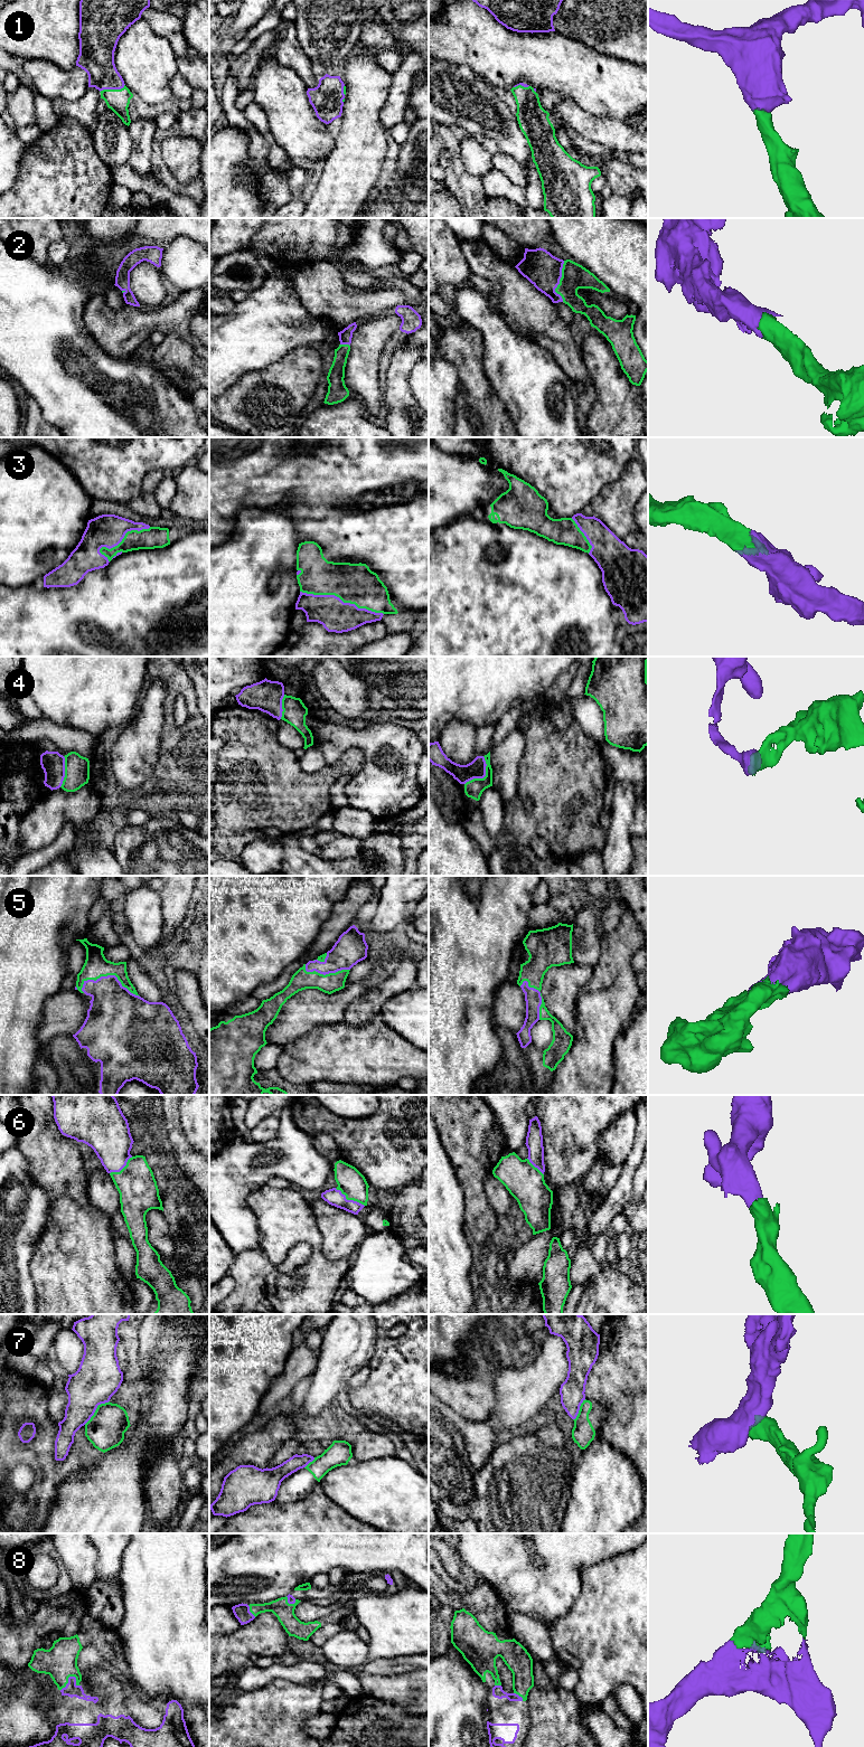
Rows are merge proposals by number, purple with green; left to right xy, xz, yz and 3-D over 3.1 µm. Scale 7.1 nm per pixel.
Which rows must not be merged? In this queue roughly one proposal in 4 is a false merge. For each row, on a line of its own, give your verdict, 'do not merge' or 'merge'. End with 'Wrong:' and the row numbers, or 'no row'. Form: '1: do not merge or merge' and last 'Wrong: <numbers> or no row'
1: merge
2: merge
3: merge
4: do not merge
5: merge
6: merge
7: do not merge
8: merge
Wrong: 4, 7

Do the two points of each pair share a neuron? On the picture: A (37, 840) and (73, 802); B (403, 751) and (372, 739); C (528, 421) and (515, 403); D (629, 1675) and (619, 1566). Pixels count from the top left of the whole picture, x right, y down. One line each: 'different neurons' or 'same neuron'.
A: same neuron
B: same neuron
C: same neuron
D: same neuron

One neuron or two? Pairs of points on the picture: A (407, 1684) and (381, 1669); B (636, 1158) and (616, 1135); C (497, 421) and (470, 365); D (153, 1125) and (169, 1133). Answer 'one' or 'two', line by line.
A: two
B: two
C: one
D: two

